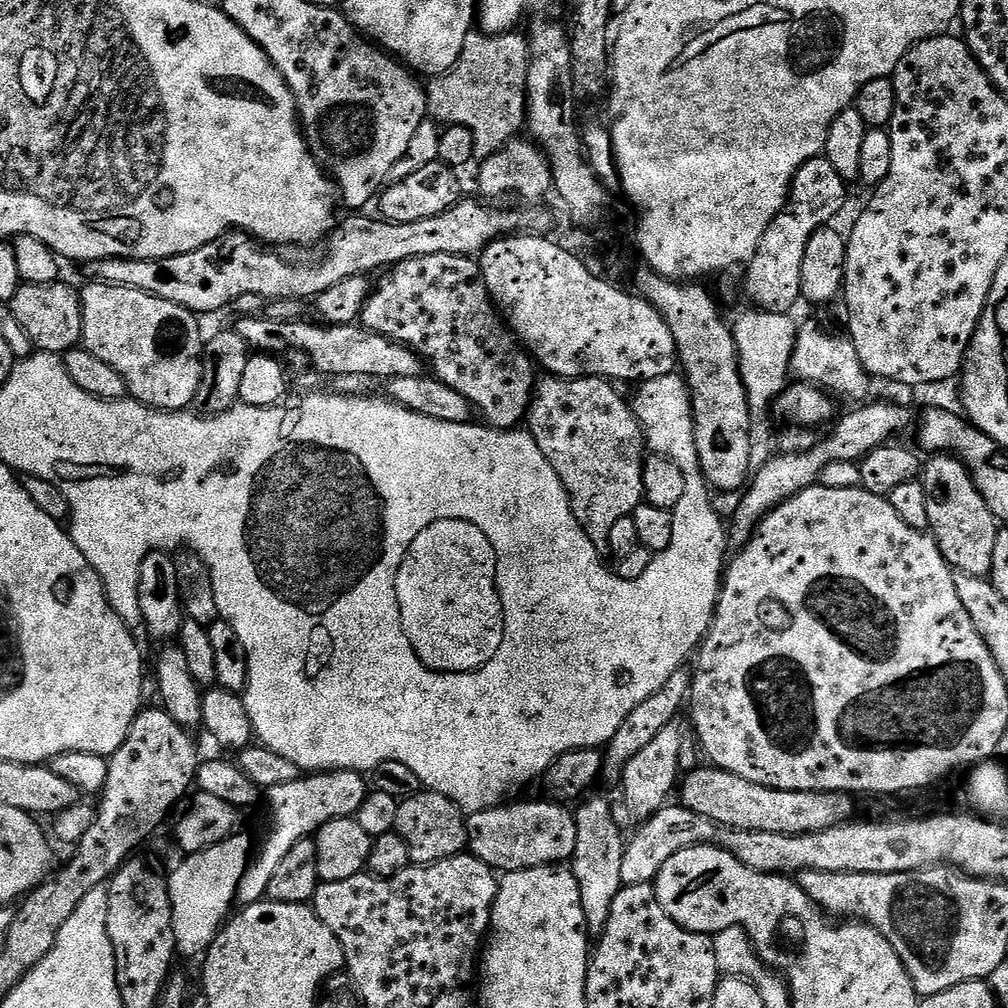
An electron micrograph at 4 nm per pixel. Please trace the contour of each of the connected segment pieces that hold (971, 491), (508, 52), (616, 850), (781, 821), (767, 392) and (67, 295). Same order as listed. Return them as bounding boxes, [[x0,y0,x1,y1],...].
[[922,454,1001,577],[425,30,531,160],[570,796,626,934],[678,766,853,834],[732,308,799,413],[12,282,82,354]]

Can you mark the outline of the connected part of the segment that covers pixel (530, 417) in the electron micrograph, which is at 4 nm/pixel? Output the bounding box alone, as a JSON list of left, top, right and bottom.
[526,374,646,546]

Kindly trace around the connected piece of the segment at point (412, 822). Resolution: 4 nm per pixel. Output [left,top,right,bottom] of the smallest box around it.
[396,790,468,866]

